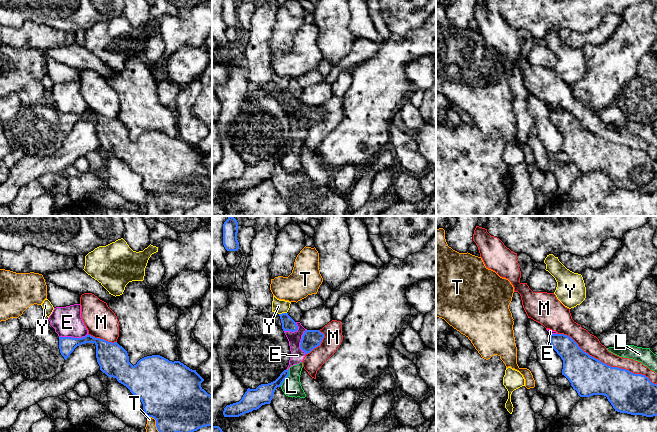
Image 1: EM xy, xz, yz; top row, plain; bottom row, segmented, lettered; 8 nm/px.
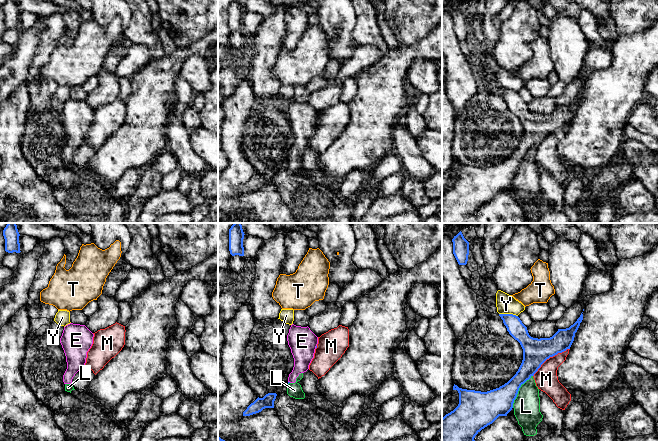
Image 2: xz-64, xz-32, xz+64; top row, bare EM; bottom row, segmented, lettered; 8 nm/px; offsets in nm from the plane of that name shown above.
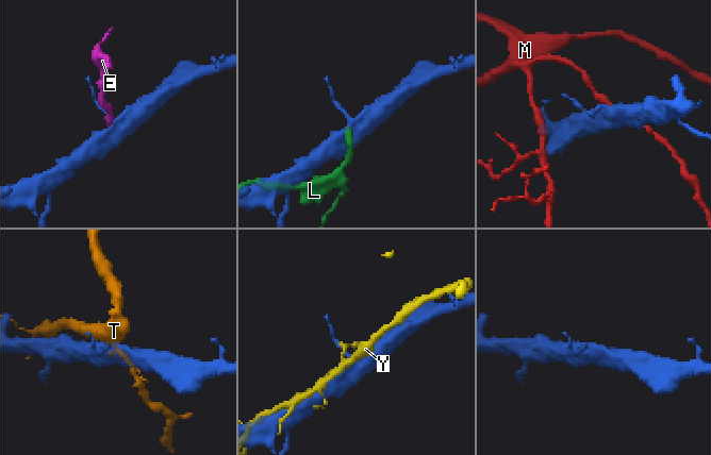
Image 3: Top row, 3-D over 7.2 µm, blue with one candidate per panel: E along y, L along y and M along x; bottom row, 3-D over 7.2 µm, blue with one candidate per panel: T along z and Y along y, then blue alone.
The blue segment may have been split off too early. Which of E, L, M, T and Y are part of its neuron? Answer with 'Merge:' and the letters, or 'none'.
Merge: none

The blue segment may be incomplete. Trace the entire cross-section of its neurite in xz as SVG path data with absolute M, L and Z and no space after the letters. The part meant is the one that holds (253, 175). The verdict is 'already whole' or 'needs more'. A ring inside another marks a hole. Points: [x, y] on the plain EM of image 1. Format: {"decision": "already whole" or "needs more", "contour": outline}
{"decision": "already whole", "contour": "M284 146L275 157L261 160L256 165L248 164L239 178L227 181L224 184L224 193L239 193L259 185L262 181L270 180L276 164L281 163L288 152L289 146Z"}

